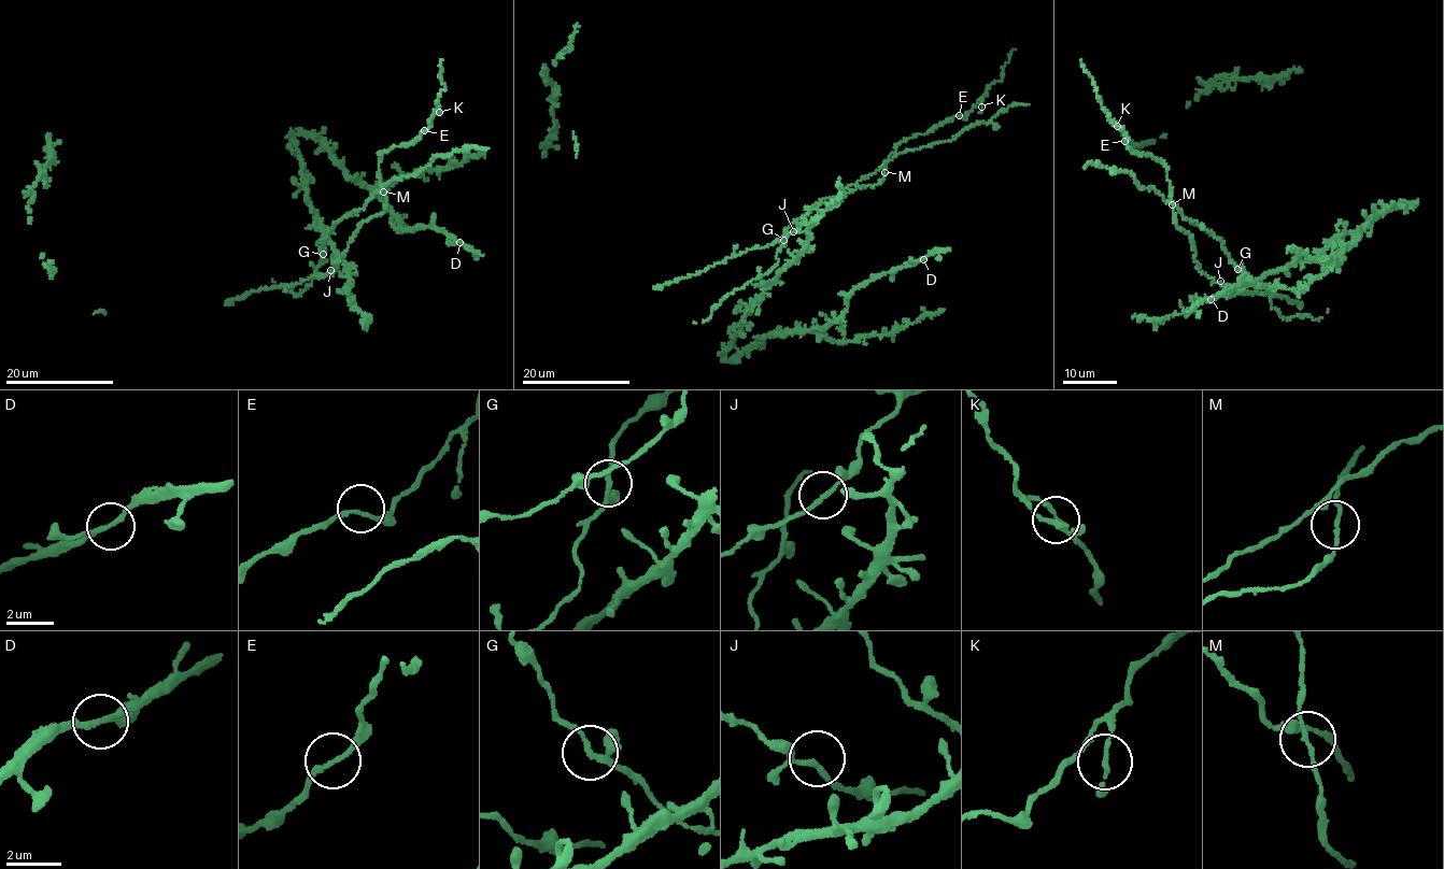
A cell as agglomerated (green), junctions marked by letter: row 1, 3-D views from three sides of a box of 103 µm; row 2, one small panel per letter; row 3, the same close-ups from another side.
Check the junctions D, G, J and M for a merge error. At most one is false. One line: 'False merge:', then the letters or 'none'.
False merge: none

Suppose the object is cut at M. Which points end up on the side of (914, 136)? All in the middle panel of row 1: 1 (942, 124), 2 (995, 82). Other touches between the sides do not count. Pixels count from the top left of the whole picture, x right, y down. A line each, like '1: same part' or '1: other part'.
1: same part
2: same part

